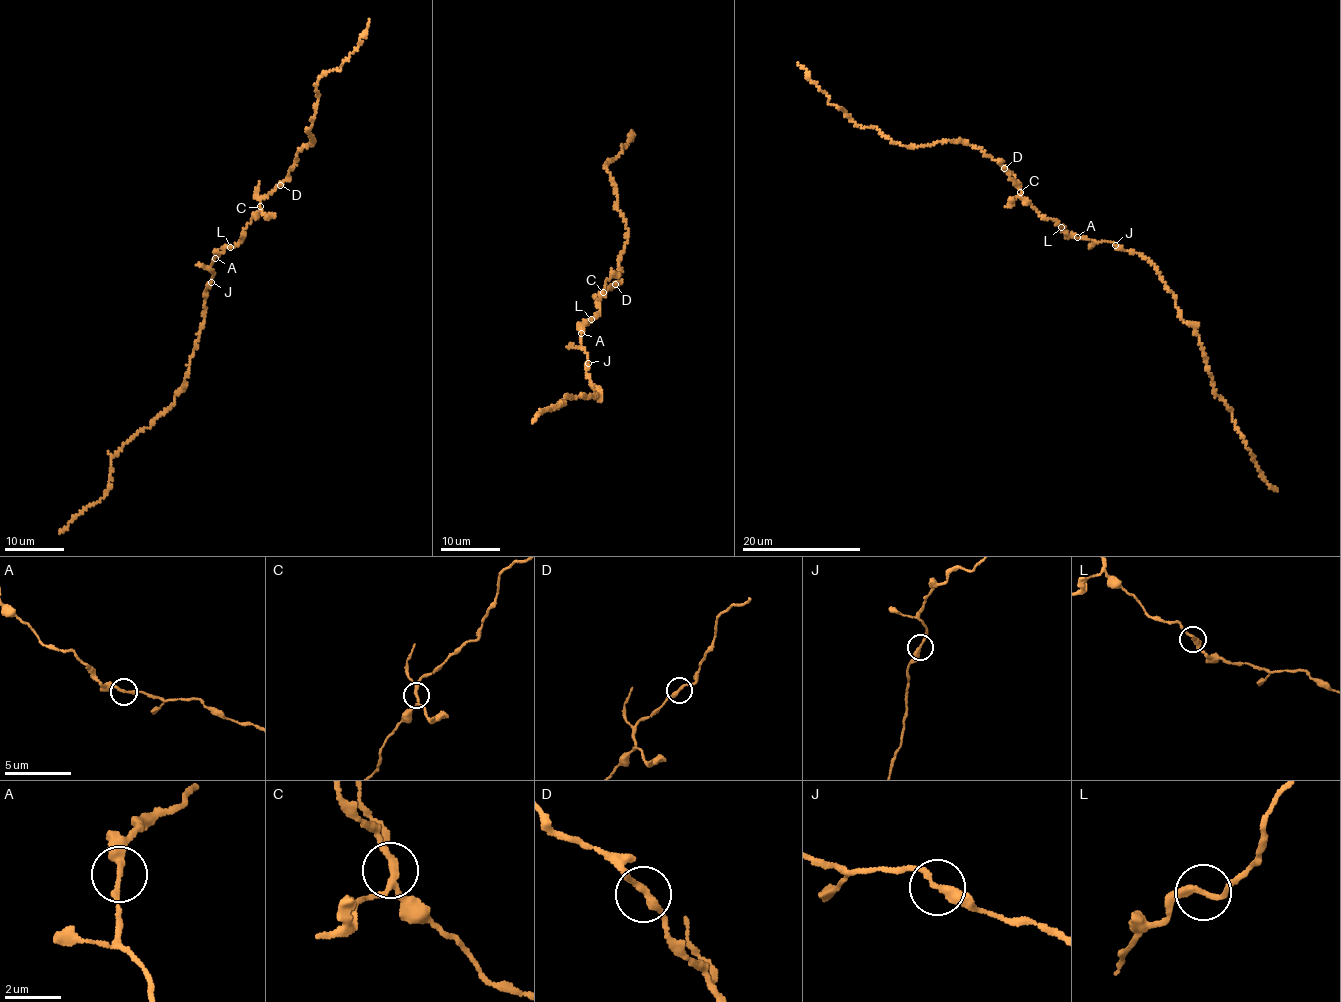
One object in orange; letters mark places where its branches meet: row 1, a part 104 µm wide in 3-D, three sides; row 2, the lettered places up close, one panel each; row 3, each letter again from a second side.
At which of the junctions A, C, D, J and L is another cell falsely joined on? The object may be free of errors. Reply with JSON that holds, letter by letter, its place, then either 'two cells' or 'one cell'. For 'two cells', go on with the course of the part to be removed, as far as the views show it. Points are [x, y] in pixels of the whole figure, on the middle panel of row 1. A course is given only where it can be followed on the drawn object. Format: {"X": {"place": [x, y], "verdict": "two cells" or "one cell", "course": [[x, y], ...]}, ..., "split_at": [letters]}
{"A": {"place": [581, 333], "verdict": "one cell"}, "C": {"place": [603, 292], "verdict": "two cells", "course": [[603, 292], [611, 276], [611, 267]]}, "D": {"place": [615, 284], "verdict": "one cell"}, "J": {"place": [588, 363], "verdict": "one cell"}, "L": {"place": [591, 319], "verdict": "one cell"}, "split_at": ["C"]}

